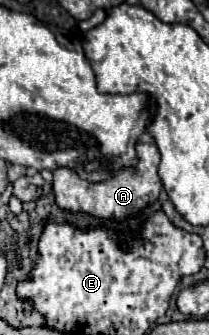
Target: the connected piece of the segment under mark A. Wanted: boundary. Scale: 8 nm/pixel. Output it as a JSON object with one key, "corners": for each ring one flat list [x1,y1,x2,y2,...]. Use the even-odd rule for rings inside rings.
{"corners":[[137,144,137,156,139,162,133,168,125,168,119,170,117,174,113,174,109,180,101,182,101,184,93,184,87,180,81,180,73,170,69,168,57,168,53,172,53,194,55,194,55,204,61,210,67,212,85,212,91,214,95,218,101,220,125,220,125,218,135,218,139,216,149,204,153,204,155,200,159,200,161,196,161,180,157,174,157,166,159,166,159,150,155,144]]}

